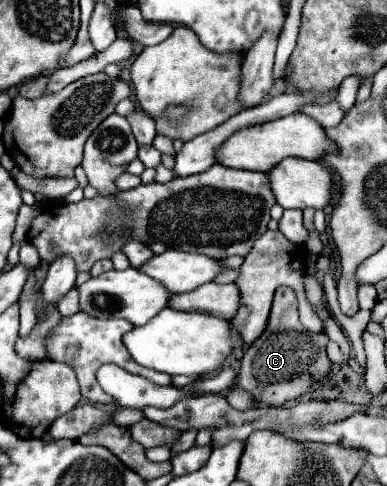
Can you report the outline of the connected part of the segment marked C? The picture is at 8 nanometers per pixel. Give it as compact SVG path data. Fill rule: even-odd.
M279 287L275 291L269 323L263 335L247 349L241 359L241 369L237 375L237 385L249 391L255 401L263 405L285 405L301 395L313 393L331 381L333 363L329 361L325 347L329 337L325 331L309 333L301 327L297 315L297 297L293 289Z

